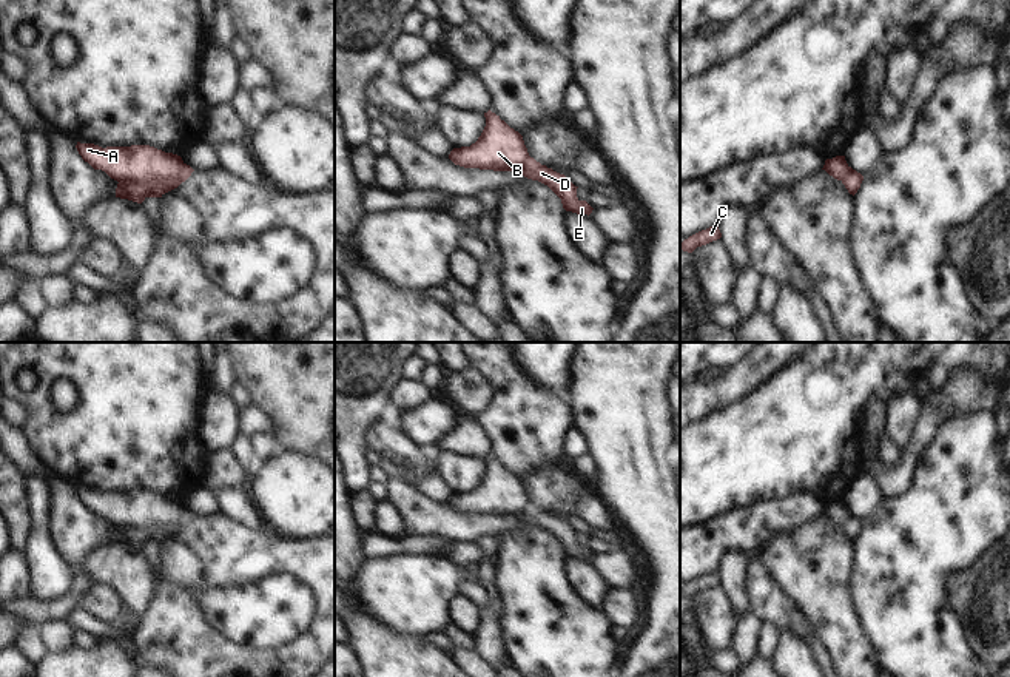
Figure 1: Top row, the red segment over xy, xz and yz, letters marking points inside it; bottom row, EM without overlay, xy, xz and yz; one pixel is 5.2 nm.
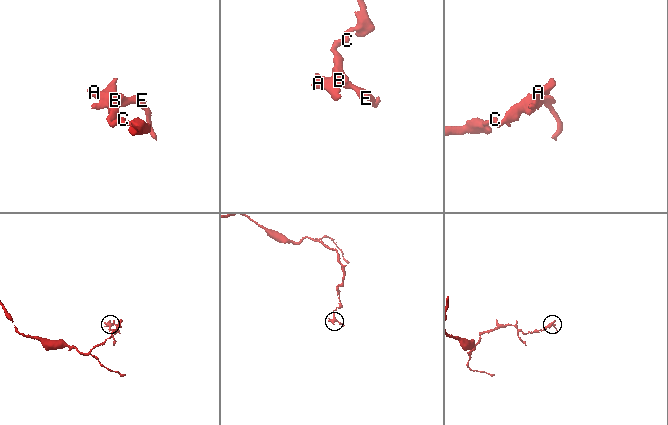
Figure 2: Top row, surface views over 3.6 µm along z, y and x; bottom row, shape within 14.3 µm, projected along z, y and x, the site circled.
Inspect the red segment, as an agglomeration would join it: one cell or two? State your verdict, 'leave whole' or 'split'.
split

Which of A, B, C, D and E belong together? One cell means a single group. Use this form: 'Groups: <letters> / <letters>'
Groups: A B C / D E.

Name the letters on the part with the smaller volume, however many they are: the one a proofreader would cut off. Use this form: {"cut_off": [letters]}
{"cut_off": ["D", "E"]}

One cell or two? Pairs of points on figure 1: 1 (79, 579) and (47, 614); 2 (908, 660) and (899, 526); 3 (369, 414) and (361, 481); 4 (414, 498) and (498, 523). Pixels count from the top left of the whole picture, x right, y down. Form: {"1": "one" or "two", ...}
{"1": "one", "2": "one", "3": "one", "4": "one"}

